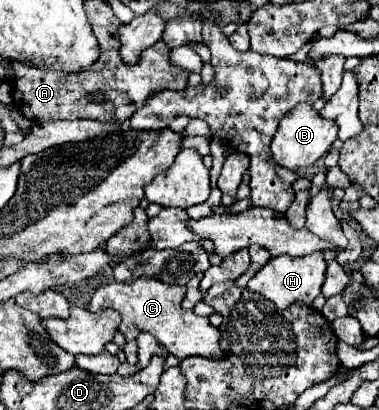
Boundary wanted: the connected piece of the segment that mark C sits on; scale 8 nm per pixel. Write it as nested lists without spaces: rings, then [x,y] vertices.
[[[135,278],[131,282],[109,282],[101,288],[95,290],[91,296],[91,302],[87,304],[87,310],[99,310],[99,308],[113,308],[121,314],[121,326],[119,332],[125,336],[125,356],[129,364],[137,362],[137,332],[145,330],[157,338],[159,344],[163,344],[171,354],[177,358],[187,358],[187,356],[207,356],[207,358],[221,358],[221,348],[219,348],[219,330],[209,324],[209,318],[197,316],[193,312],[187,312],[181,308],[181,300],[185,294],[185,286],[177,284],[165,284],[157,278]]]

